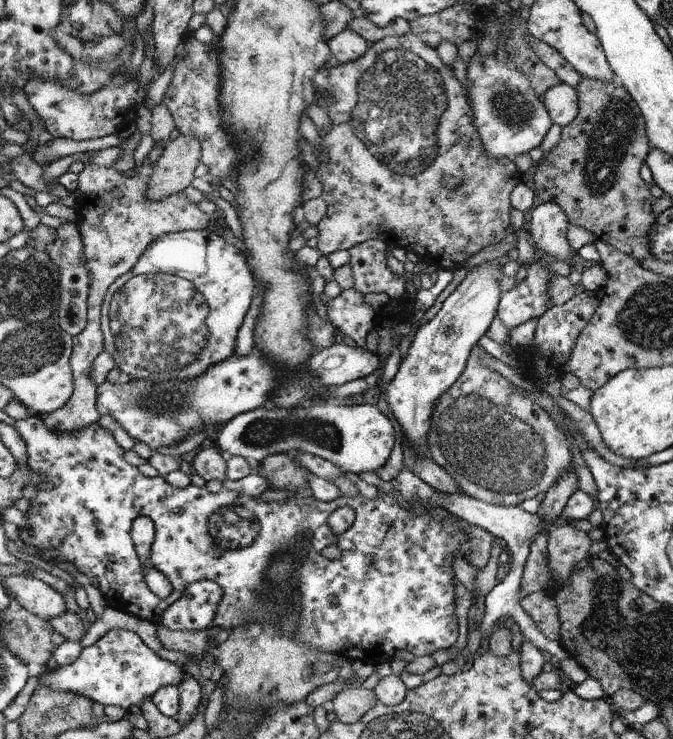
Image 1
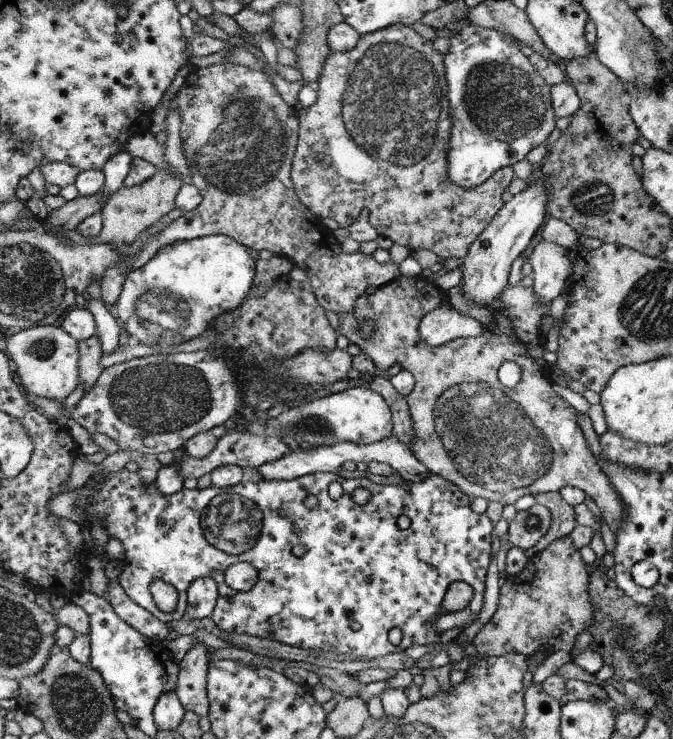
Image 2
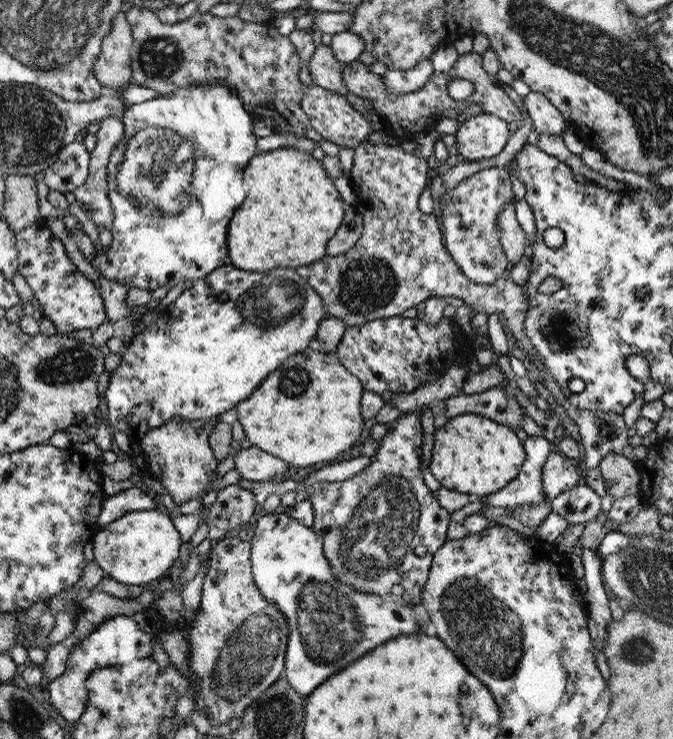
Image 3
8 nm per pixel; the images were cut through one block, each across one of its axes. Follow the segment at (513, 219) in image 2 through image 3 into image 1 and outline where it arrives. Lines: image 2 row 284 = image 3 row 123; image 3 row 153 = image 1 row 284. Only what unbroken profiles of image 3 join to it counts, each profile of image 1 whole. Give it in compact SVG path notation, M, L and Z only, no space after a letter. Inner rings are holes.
M500 258L486 260L476 270L472 268L468 271L464 282L444 300L434 318L415 332L407 355L401 360L397 373L385 388L386 404L399 430L402 449L410 448L414 456L422 454L429 457L428 432L436 402L464 372L472 348L496 318L502 292L500 276L503 275L498 260Z

